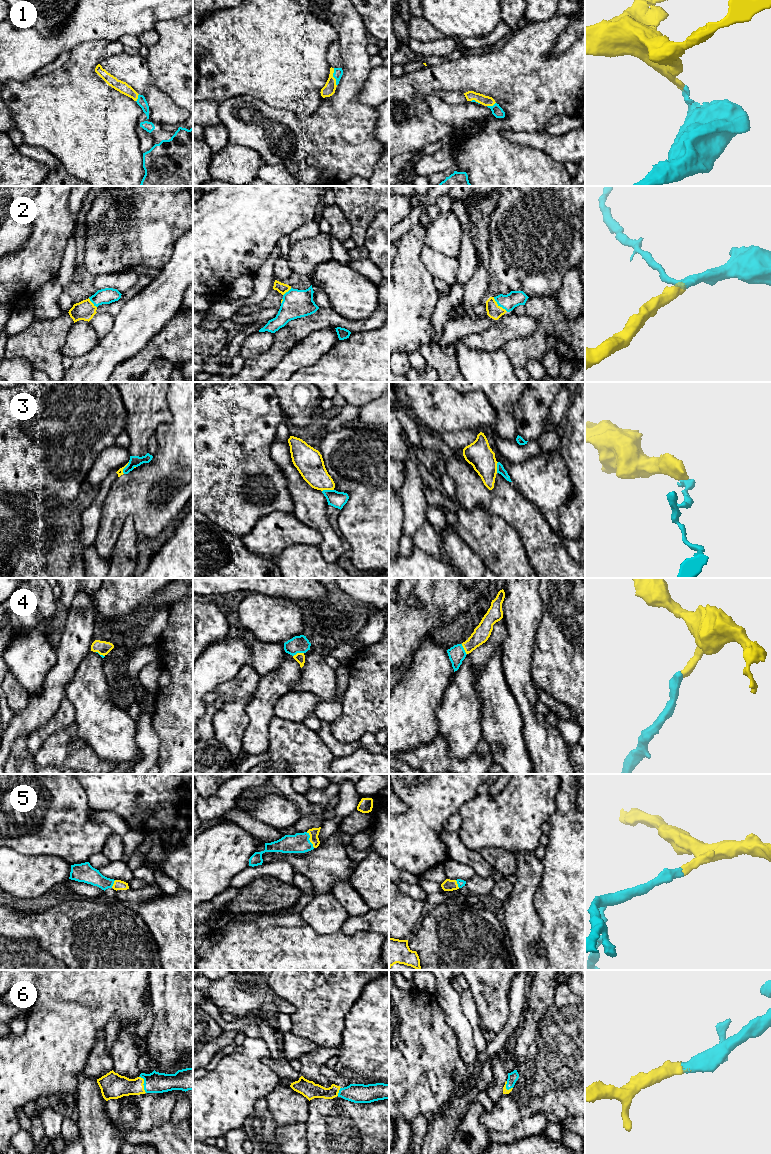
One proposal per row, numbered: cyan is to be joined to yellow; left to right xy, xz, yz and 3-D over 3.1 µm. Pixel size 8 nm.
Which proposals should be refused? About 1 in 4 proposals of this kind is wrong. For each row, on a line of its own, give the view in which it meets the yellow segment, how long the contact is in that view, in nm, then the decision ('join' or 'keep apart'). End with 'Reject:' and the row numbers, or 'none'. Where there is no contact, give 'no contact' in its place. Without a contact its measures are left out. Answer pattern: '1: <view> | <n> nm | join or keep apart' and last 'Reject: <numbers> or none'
1: xz | 150 nm | join
2: yz | 170 nm | join
3: xz | 100 nm | keep apart
4: xz | 90 nm | join
5: xz | 140 nm | join
6: xy | 150 nm | join
Reject: 3

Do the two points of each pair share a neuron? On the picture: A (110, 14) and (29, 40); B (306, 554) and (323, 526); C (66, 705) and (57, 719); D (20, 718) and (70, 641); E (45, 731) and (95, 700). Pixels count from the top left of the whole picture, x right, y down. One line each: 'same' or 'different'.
A: same
B: different
C: same
D: same
E: different

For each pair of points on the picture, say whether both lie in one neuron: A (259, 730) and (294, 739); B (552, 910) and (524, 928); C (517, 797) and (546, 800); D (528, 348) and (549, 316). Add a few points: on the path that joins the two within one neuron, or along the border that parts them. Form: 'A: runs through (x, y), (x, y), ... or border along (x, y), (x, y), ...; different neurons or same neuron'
A: border along (274, 715), (269, 723), (268, 748); different neurons
B: border along (534, 895), (534, 907), (541, 920), (542, 941); different neurons
C: runs through (524, 800), (539, 800); same neuron
D: runs through (536, 340), (549, 327), (549, 324); same neuron

